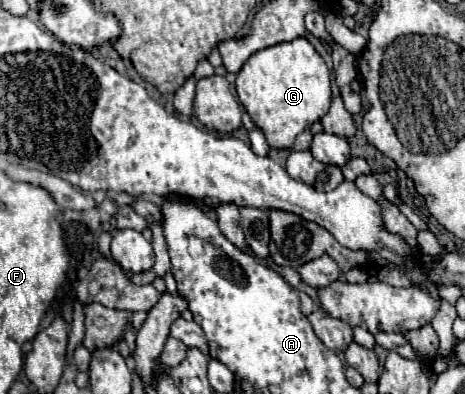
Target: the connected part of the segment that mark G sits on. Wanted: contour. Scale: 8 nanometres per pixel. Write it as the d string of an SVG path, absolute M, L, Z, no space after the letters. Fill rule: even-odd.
M300 37L290 43L280 43L262 51L256 51L240 69L236 77L236 91L240 103L246 107L248 115L252 117L254 125L262 129L266 135L266 141L272 149L292 149L296 137L310 129L312 123L320 121L322 115L326 115L332 101L331 71L326 67L324 59L314 51L314 47L308 43L308 39Z

